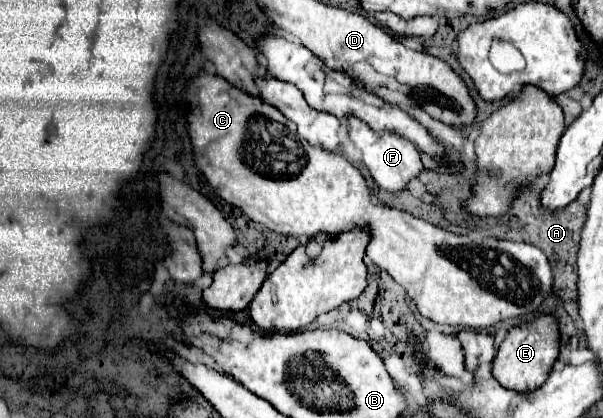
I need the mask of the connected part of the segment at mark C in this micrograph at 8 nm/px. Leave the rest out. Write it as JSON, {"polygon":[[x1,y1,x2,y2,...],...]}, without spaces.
{"polygon":[[200,73,192,83,192,87,196,87,196,93,200,91,200,117,188,117,188,131,192,137,198,169,206,175,214,191,224,201,240,207,252,221,268,227,274,233,290,237,306,235,310,239,314,239,318,233,336,237,352,229,368,229,370,241,366,245,366,257,374,265,384,269,388,275,392,275,392,279,410,293,422,317,442,325,458,325,464,329,482,331,500,321,520,319,538,311,544,299,552,295,554,275,548,259,538,247,508,239,454,235,406,211,372,201,372,193,362,173,342,155,338,155,342,145,338,137,340,119,332,113,310,107,300,89,290,83,278,79,264,79,258,85,260,97,264,101,242,93,218,75,206,77,206,73]]}

